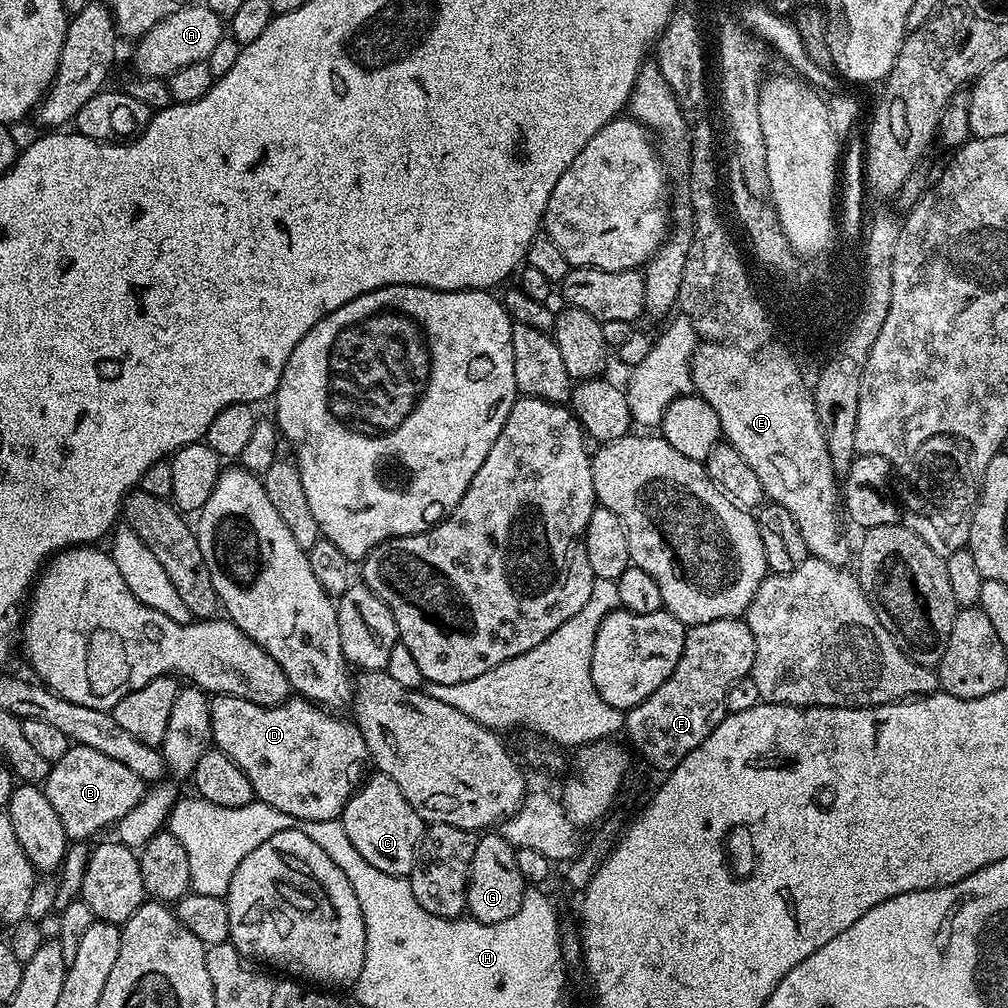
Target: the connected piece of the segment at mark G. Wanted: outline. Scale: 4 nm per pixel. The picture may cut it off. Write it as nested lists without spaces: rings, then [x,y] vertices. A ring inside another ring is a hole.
[[[492,830],[481,835],[474,846],[474,858],[470,862],[467,915],[483,924],[502,922],[521,906],[525,891],[522,870],[518,870],[516,849],[500,836],[499,831]]]

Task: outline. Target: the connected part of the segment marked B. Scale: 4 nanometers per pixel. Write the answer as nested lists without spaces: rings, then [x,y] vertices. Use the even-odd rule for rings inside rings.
[[[77,744],[69,747],[68,753],[49,767],[48,779],[44,781],[43,790],[50,798],[50,806],[58,813],[58,819],[66,830],[69,841],[84,840],[87,836],[92,836],[95,832],[100,832],[103,828],[110,829],[134,810],[138,802],[143,799],[146,793],[146,782],[130,770],[130,766],[122,766],[122,762],[114,762],[114,758],[106,758],[106,754],[98,754],[98,750],[90,750],[90,746]]]

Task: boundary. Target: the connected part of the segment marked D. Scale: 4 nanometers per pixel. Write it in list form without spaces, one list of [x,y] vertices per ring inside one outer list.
[[[296,694],[284,701],[284,703],[276,705],[273,708],[266,706],[258,706],[254,702],[246,702],[246,698],[234,698],[233,696],[217,695],[211,701],[212,708],[212,744],[225,752],[231,760],[236,763],[242,770],[242,774],[246,774],[246,778],[250,778],[250,786],[255,799],[262,801],[264,804],[274,806],[274,810],[282,810],[282,814],[290,814],[296,821],[301,820],[338,820],[344,815],[344,807],[347,806],[349,798],[353,792],[360,787],[365,779],[366,771],[364,767],[370,764],[368,747],[362,738],[360,729],[356,727],[351,719],[343,720],[340,714],[335,714],[329,709],[312,703],[311,700],[304,699],[303,696]]]

